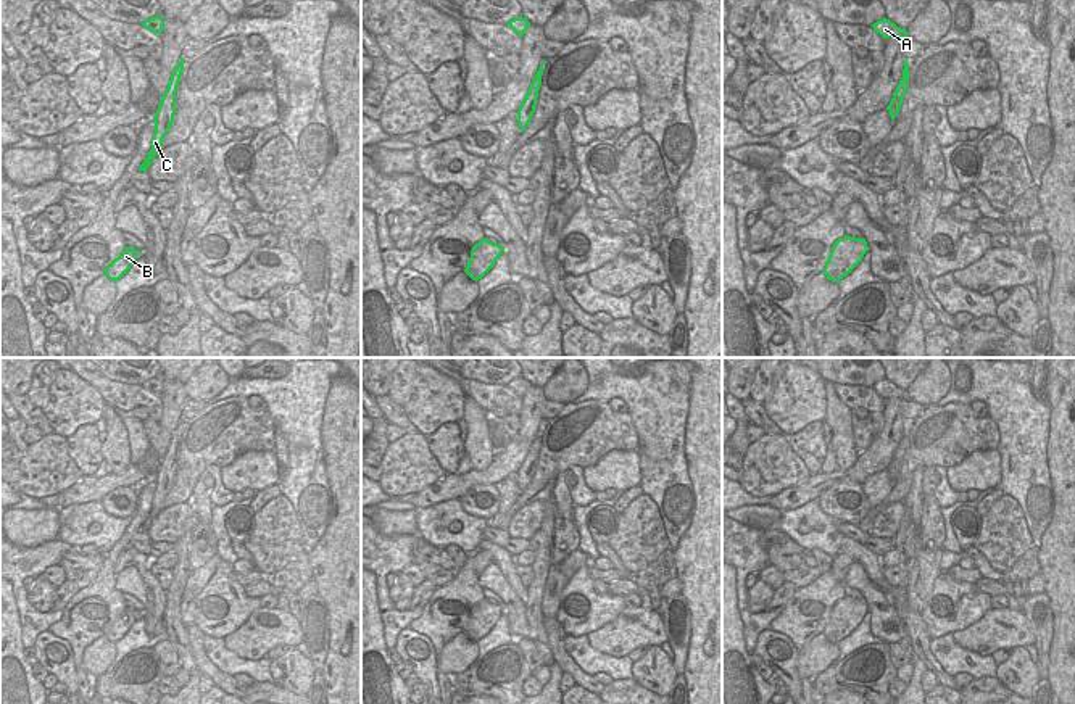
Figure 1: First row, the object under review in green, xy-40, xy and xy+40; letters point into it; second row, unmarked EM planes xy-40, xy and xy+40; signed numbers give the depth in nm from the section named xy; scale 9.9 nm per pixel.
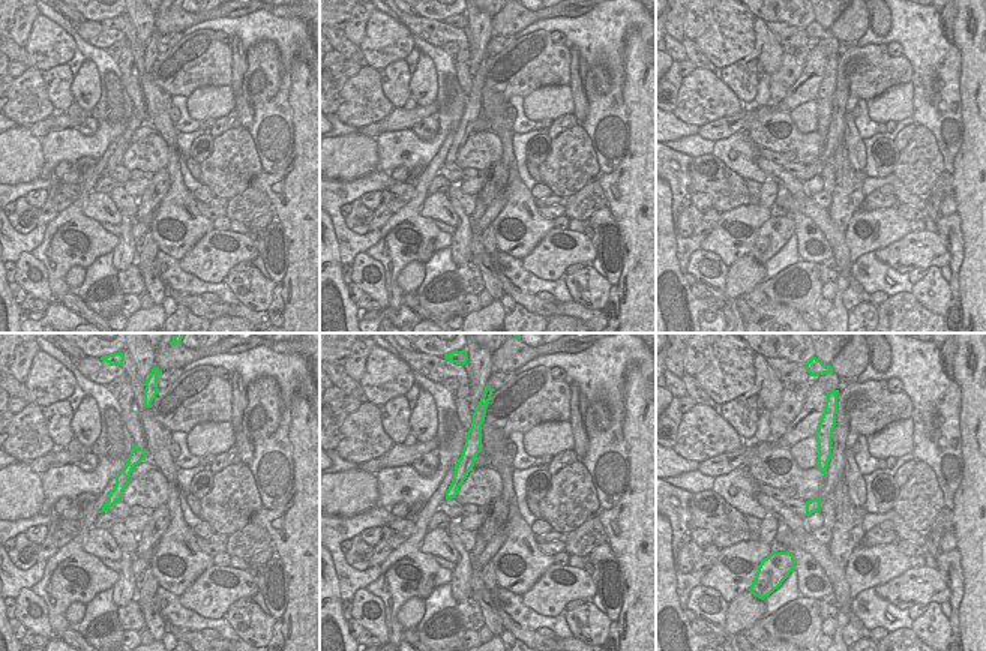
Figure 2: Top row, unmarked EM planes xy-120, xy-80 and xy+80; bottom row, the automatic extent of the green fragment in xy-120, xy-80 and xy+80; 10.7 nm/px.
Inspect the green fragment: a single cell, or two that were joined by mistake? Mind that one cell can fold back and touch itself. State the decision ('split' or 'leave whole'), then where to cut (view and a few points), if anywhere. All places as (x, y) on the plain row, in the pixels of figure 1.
split; cut in xy+40 along (888, 466), (890, 471)

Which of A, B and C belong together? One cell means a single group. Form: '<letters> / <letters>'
A B / C

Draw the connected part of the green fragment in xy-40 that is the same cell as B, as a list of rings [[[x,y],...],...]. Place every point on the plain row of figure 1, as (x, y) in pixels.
[[[126,607],[122,614],[105,628],[105,636],[113,643],[119,641],[131,630],[139,614],[142,612]]]

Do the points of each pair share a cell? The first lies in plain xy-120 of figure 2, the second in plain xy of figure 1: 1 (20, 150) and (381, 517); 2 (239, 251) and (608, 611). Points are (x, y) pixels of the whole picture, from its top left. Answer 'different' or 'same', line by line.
1: same
2: different

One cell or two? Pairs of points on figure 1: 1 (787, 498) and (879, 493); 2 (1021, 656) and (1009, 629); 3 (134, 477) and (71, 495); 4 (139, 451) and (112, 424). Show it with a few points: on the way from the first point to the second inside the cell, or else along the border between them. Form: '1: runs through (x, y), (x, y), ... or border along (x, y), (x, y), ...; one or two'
1: border along (885, 467), (871, 474), (861, 484); two
2: border along (1024, 646), (1012, 650); two
3: runs through (118, 479), (97, 488), (87, 488); one
4: border along (113, 408), (126, 430), (131, 463); two

